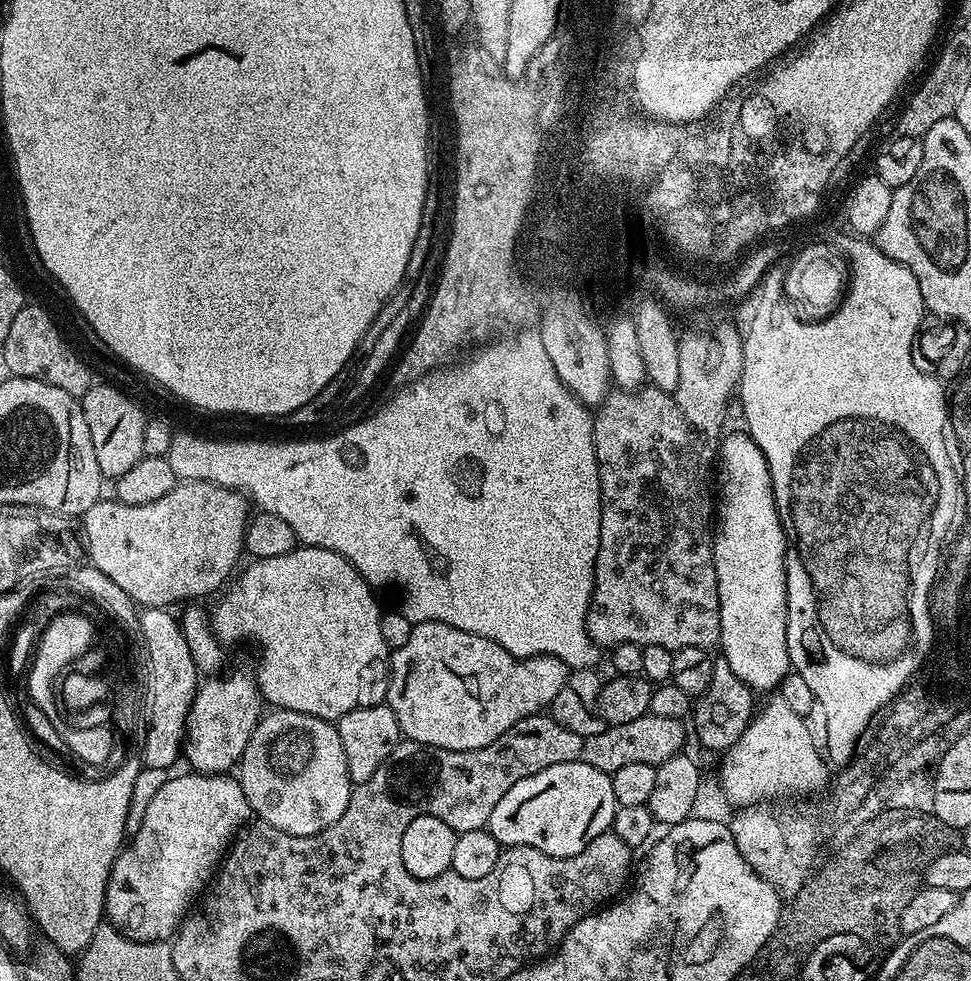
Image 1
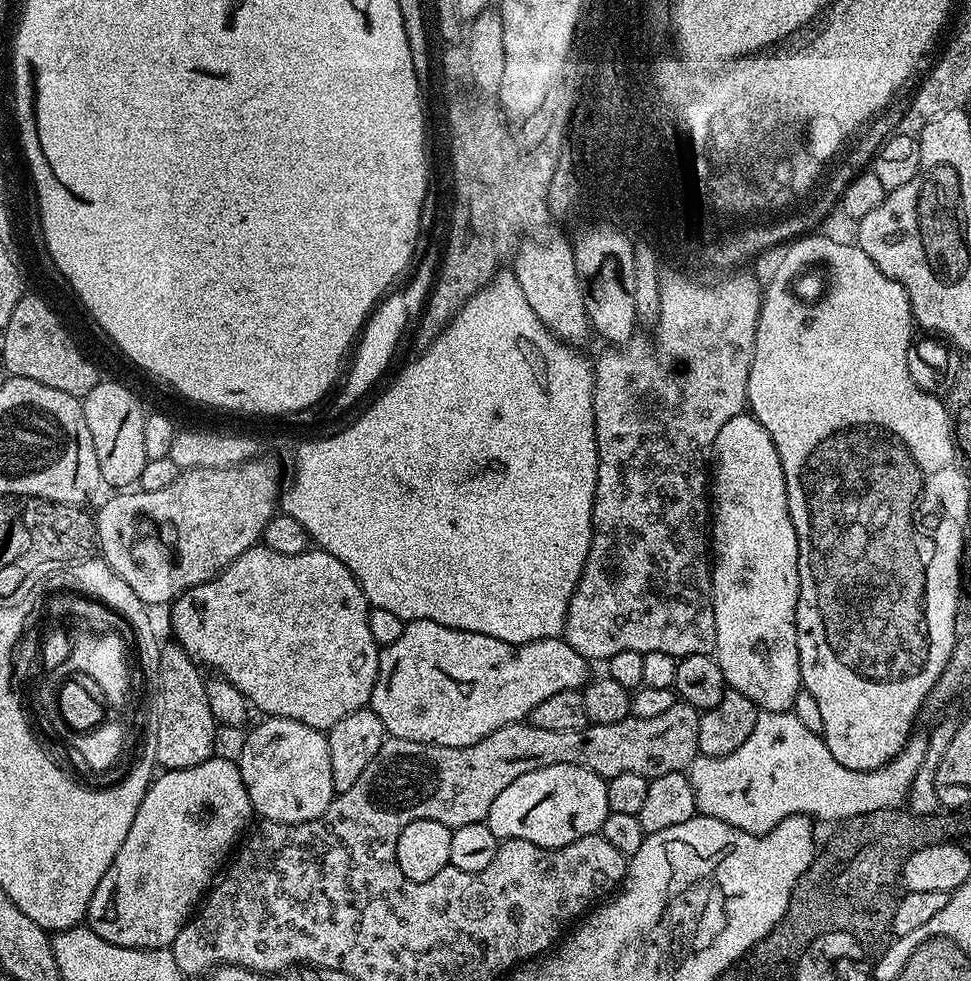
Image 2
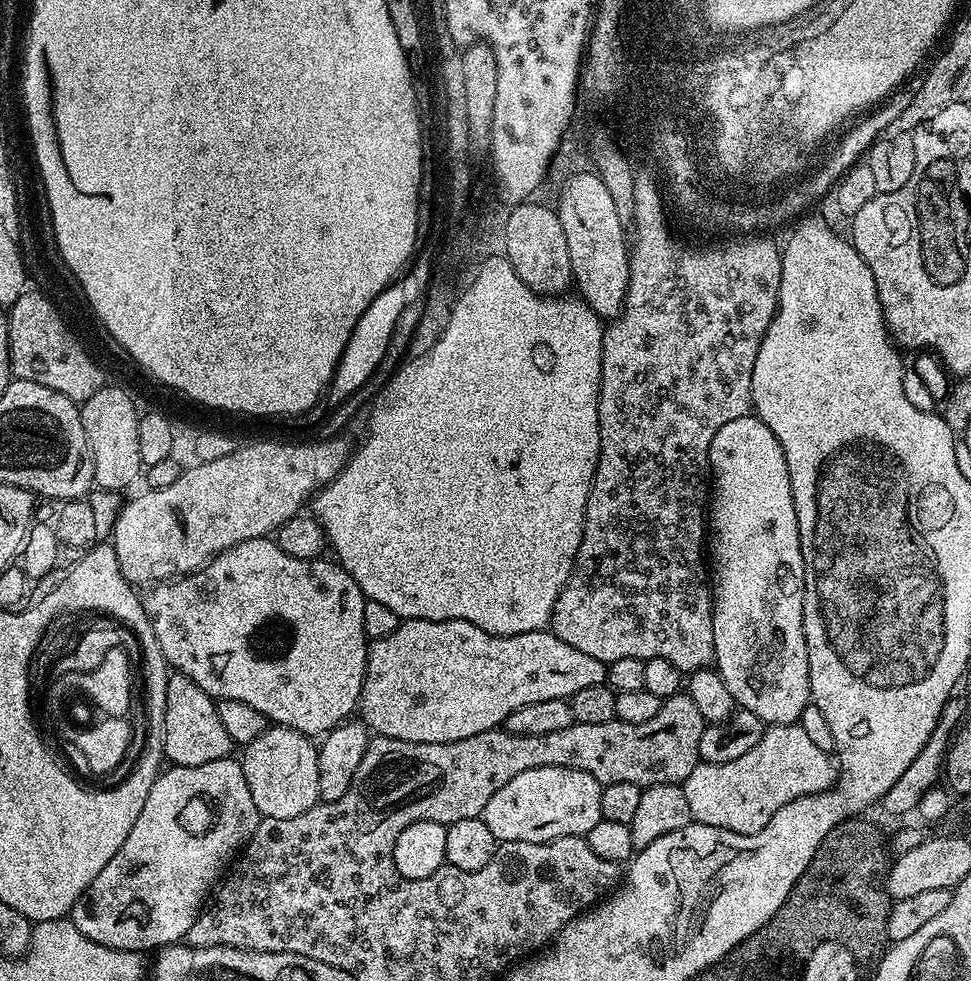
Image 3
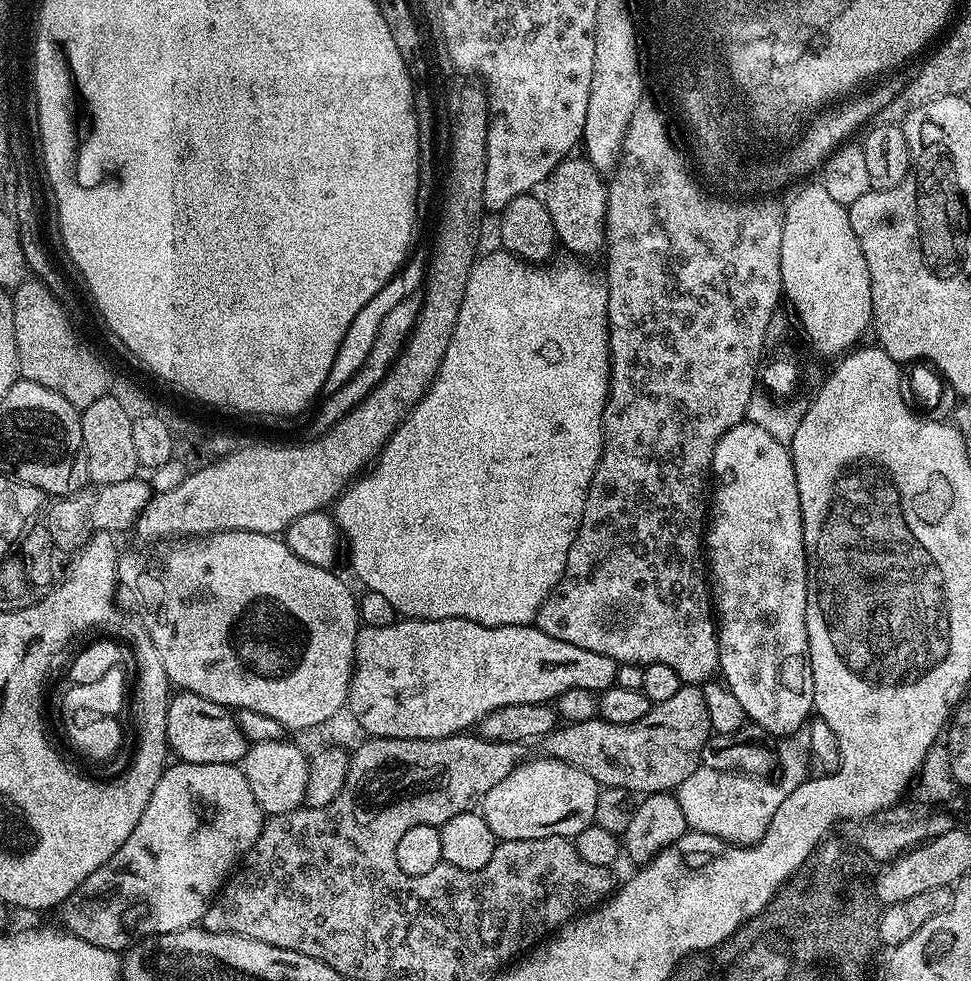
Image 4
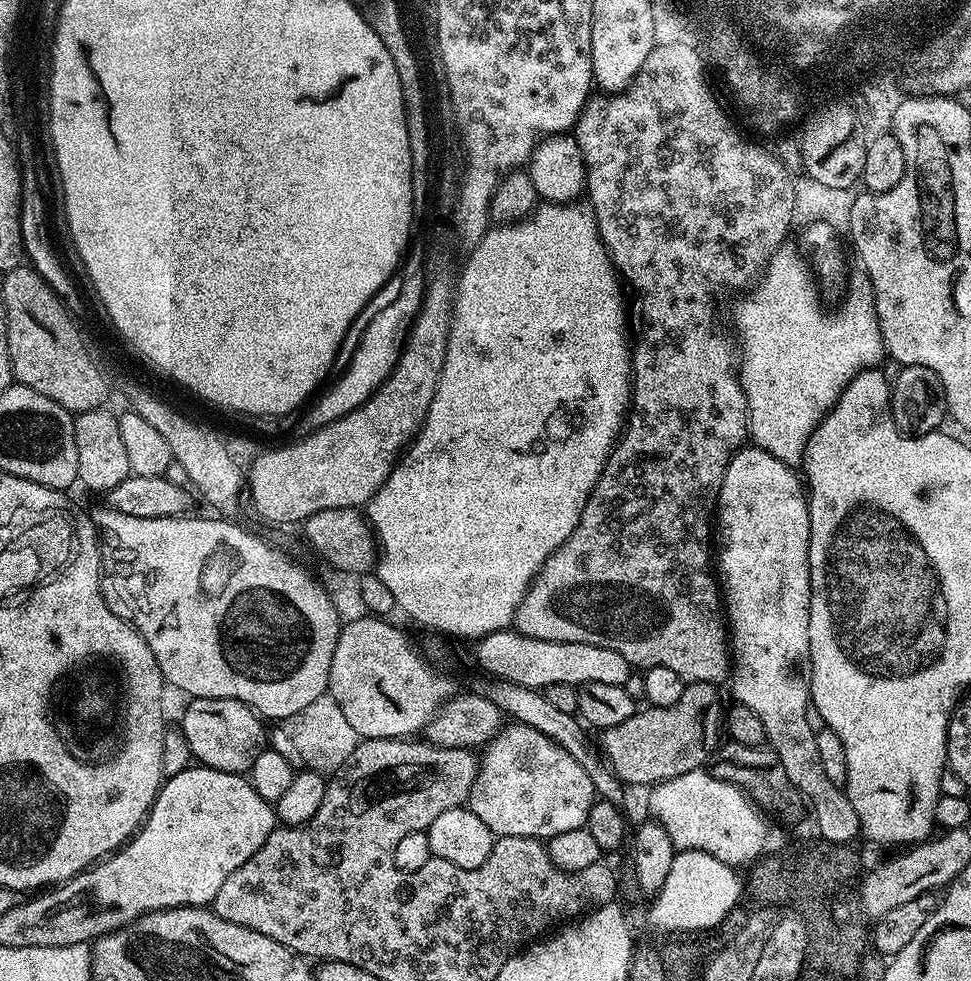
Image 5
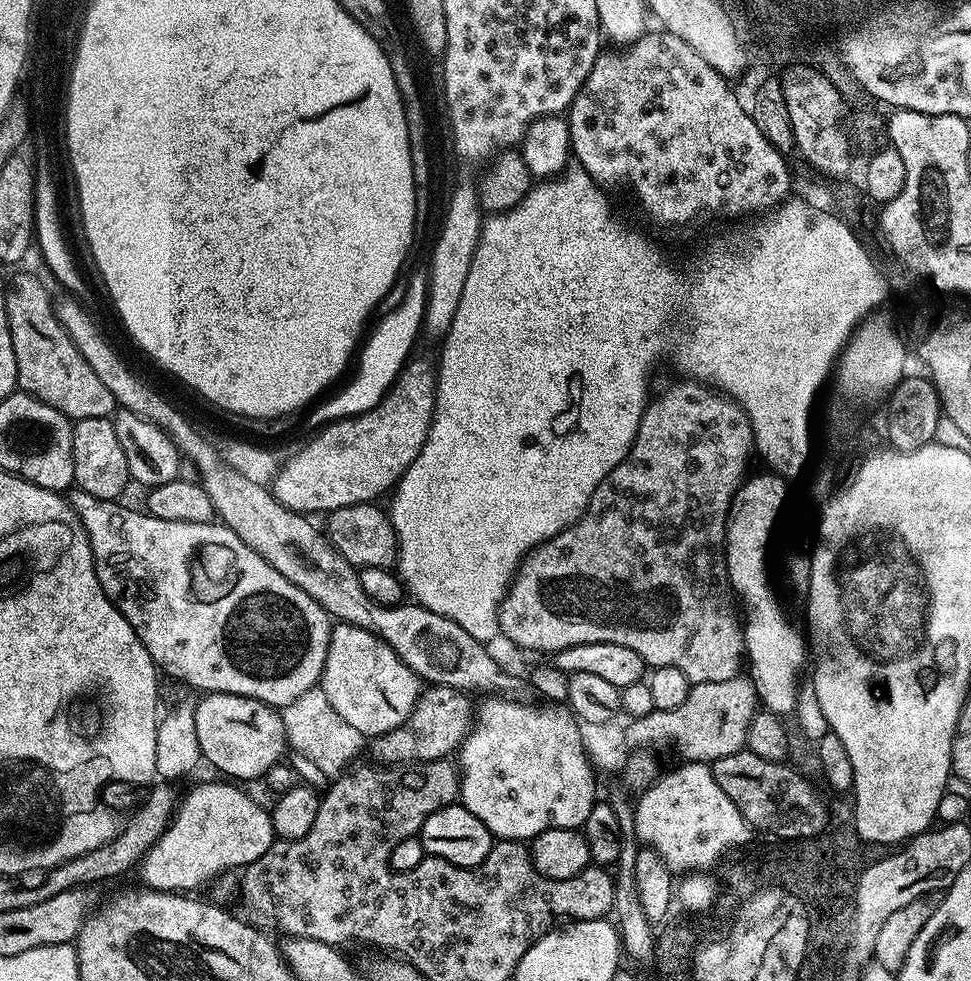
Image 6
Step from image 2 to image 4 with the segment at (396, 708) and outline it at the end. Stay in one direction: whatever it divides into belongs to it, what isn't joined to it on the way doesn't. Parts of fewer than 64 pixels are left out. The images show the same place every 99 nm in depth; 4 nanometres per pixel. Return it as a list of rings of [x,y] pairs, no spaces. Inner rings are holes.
[[[411,618],[397,619],[395,624],[382,626],[381,628],[361,627],[356,636],[356,661],[352,664],[352,680],[348,684],[347,711],[358,718],[358,722],[364,727],[369,737],[398,738],[399,740],[433,740],[434,738],[446,738],[463,733],[468,728],[479,723],[486,714],[498,710],[502,706],[514,706],[515,704],[548,704],[555,701],[566,690],[581,688],[594,693],[605,692],[607,688],[616,684],[617,663],[614,658],[606,658],[606,654],[594,654],[594,650],[582,650],[582,646],[570,646],[570,642],[558,642],[558,638],[550,638],[542,629],[532,624],[511,624],[510,626],[498,626],[487,628],[485,624],[470,622],[462,618],[442,618],[441,620],[413,620]]]

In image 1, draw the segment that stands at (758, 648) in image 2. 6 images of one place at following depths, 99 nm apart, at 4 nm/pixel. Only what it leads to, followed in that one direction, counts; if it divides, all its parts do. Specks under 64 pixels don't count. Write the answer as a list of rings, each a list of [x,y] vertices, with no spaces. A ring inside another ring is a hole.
[[[747,431],[730,432],[721,439],[718,453],[718,527],[712,542],[720,603],[718,648],[724,651],[723,663],[728,664],[730,670],[734,670],[734,674],[738,674],[738,678],[742,678],[742,682],[746,682],[749,688],[757,693],[771,693],[779,689],[792,666],[786,646],[788,595],[784,555],[788,549],[788,540],[784,536],[780,513],[776,511],[770,468],[762,450],[758,450],[758,442],[754,442]]]

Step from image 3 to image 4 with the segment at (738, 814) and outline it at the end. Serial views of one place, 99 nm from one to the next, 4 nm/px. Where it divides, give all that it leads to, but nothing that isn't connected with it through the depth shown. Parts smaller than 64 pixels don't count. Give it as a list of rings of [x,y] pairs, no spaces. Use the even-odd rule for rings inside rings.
[[[701,766],[675,789],[674,795],[691,831],[710,834],[727,844],[751,846],[766,834],[769,813],[772,813],[782,793],[773,787],[758,786],[751,776]]]

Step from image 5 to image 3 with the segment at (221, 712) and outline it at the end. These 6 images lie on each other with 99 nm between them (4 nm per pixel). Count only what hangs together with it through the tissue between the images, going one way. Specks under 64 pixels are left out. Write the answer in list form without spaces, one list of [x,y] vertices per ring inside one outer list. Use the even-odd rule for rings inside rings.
[[[179,674],[168,677],[166,710],[164,711],[164,754],[175,767],[202,766],[233,755],[230,734],[218,719],[216,700],[208,696],[190,678]]]

